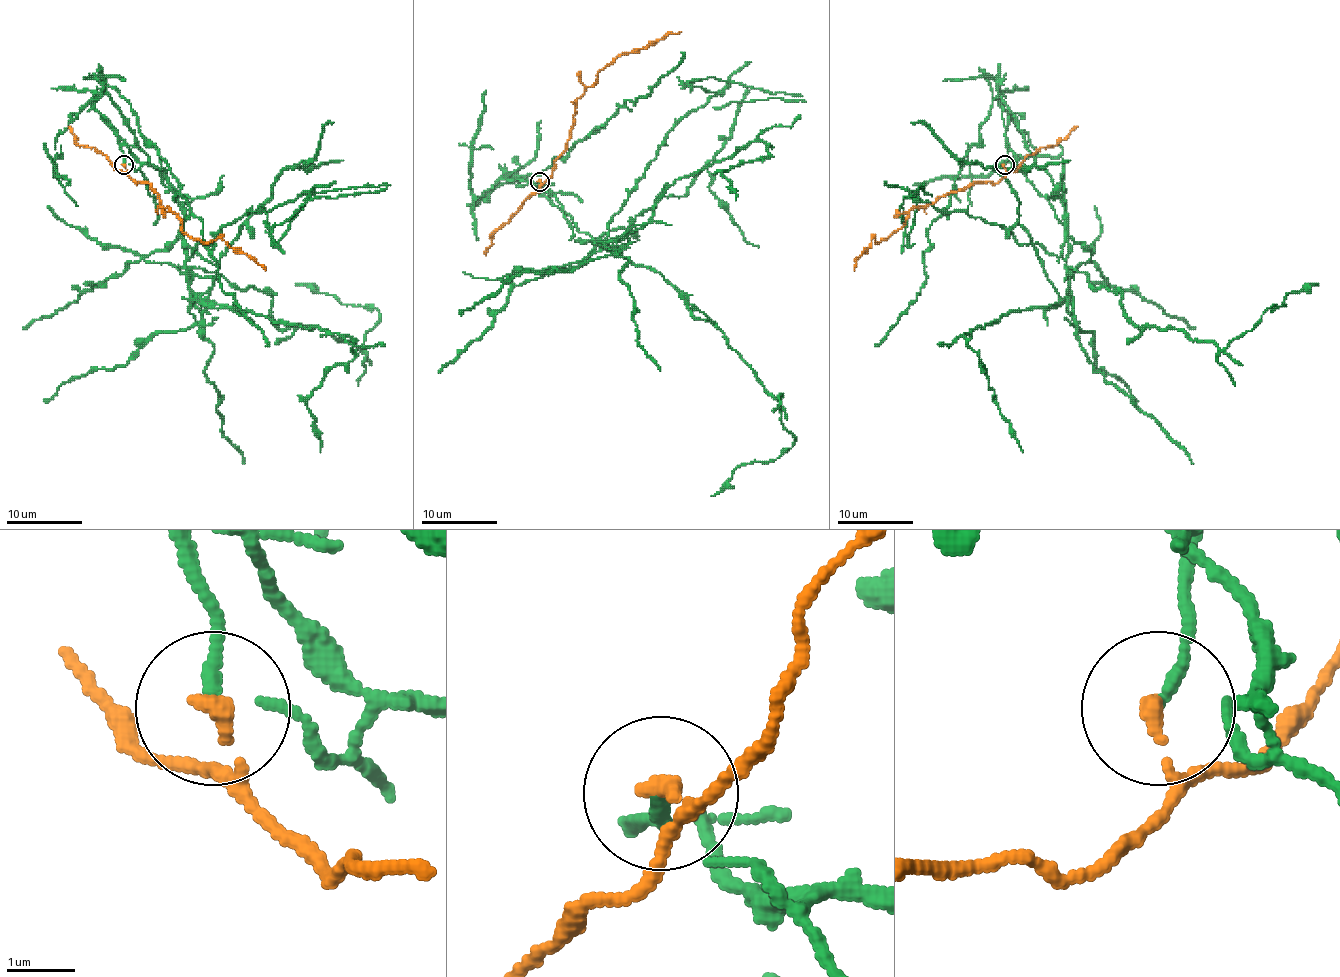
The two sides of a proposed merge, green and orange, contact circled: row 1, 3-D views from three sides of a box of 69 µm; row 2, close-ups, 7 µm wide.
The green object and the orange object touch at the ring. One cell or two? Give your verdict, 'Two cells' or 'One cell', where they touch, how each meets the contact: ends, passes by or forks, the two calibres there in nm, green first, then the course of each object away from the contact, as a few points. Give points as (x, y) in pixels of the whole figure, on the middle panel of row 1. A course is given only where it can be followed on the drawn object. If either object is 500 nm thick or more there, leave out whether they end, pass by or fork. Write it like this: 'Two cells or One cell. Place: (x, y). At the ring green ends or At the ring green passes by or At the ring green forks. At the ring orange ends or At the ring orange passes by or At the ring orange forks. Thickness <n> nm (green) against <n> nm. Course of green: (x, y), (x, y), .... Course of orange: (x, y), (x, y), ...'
Two cells. Place: (539, 182). At the ring green ends. At the ring orange ends. Thickness 160 nm (green) against 260 nm. Course of green: (539, 181), (510, 179), (601, 246), (664, 138), (724, 88), (686, 84), (802, 96), (713, 107). Course of orange: (539, 181), (552, 174), (554, 160), (567, 145), (575, 103), (601, 69), (618, 56), (681, 31)

